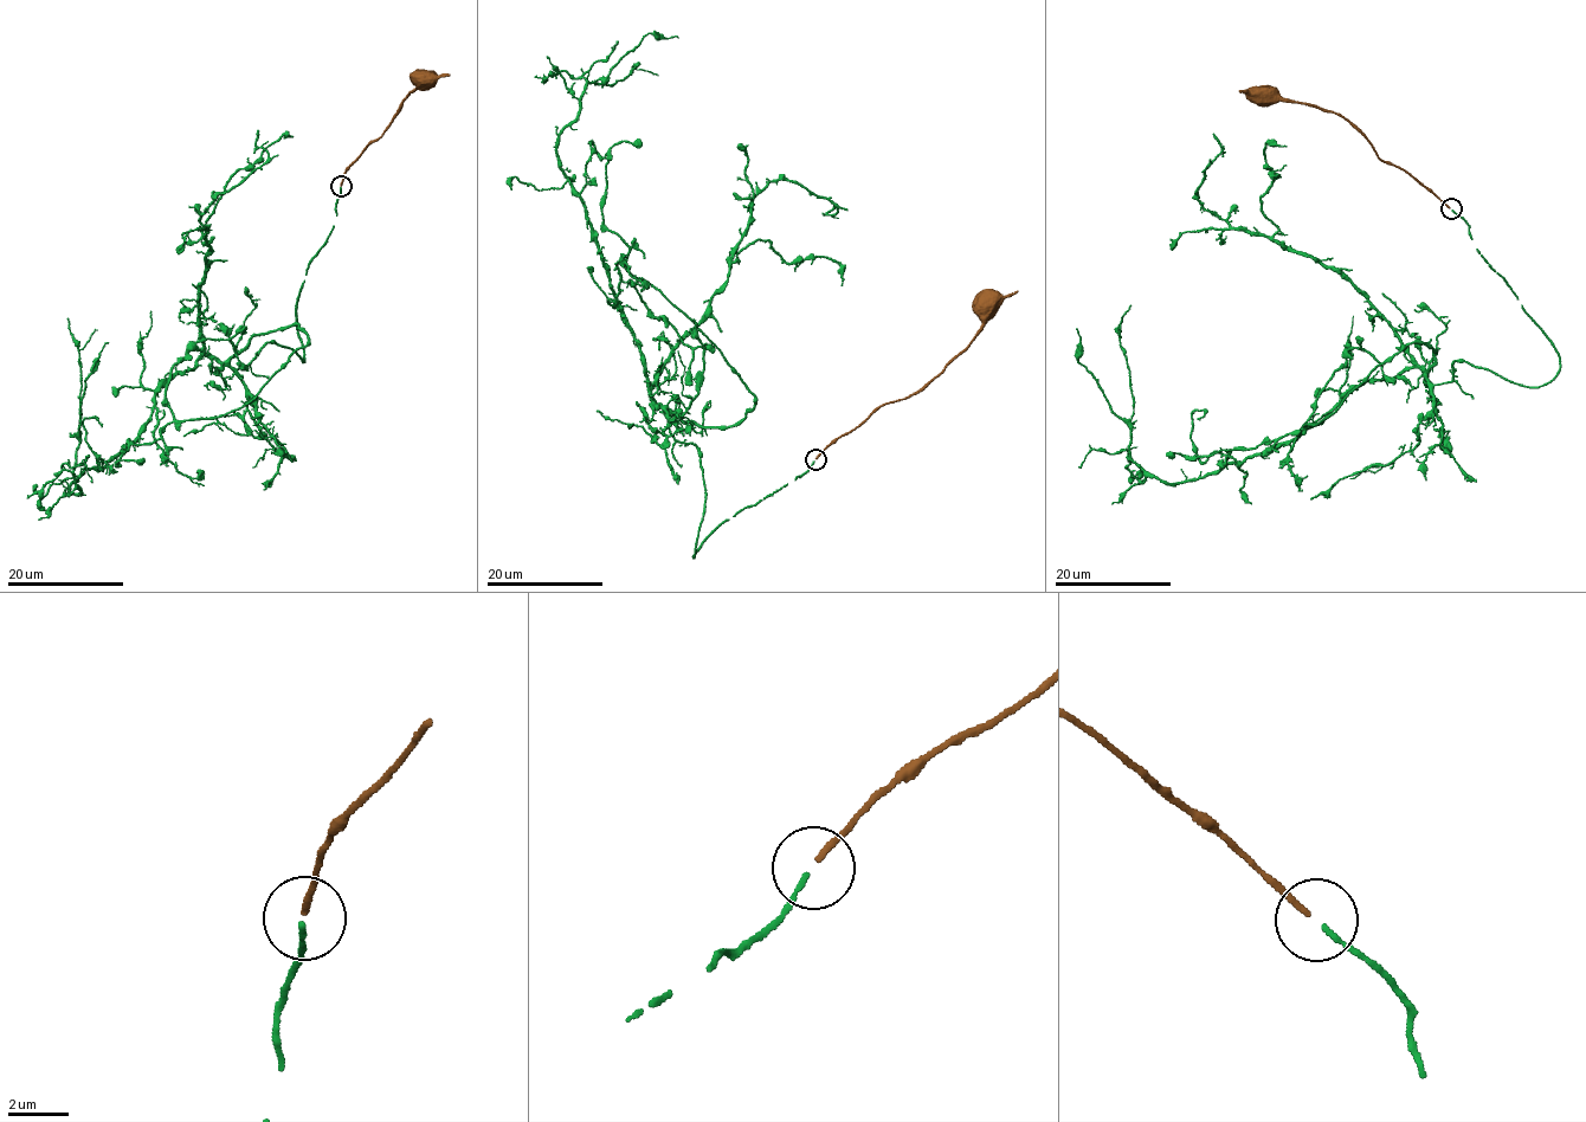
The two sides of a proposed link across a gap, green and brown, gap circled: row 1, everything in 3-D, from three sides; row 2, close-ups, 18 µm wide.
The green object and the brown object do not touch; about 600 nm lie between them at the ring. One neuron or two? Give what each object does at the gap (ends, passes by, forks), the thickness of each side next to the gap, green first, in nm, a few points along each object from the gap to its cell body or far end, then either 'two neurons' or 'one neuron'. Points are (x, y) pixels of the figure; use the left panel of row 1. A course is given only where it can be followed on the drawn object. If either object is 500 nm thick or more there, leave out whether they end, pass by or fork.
green ends; brown ends; calibres 160 and 200 nm; course green (341, 187), (296, 304), (304, 361), (273, 342), (236, 368), (201, 355), (78, 494), (83, 394), (108, 342); course brown (342, 186), (352, 165), (380, 136), (408, 94), (427, 82), (420, 83), (421, 81); one neuron

